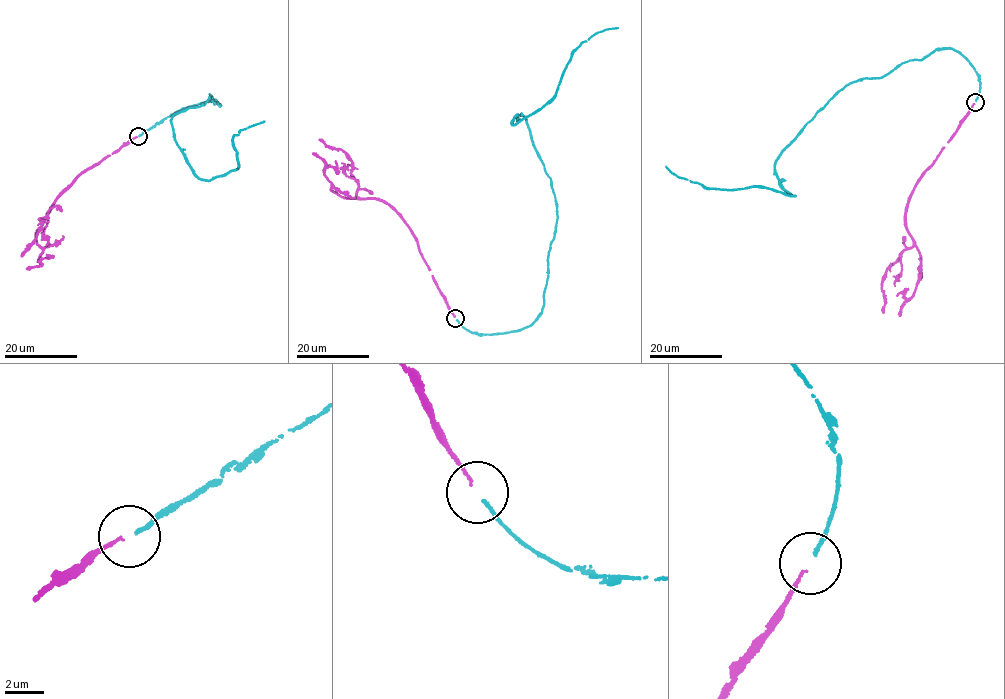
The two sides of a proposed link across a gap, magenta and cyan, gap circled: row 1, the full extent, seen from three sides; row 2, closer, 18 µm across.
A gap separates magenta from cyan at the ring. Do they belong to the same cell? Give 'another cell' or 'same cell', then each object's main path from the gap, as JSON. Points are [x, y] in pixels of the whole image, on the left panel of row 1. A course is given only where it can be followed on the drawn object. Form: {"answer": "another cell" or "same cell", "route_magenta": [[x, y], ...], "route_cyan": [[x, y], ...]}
{"answer": "same cell", "route_magenta": [[137, 137], [92, 166], [57, 197], [37, 231], [36, 245], [42, 249], [38, 259], [41, 265], [26, 269]], "route_cyan": [[139, 135], [221, 105], [209, 94], [171, 124], [212, 179], [238, 166], [235, 135], [265, 121]]}

